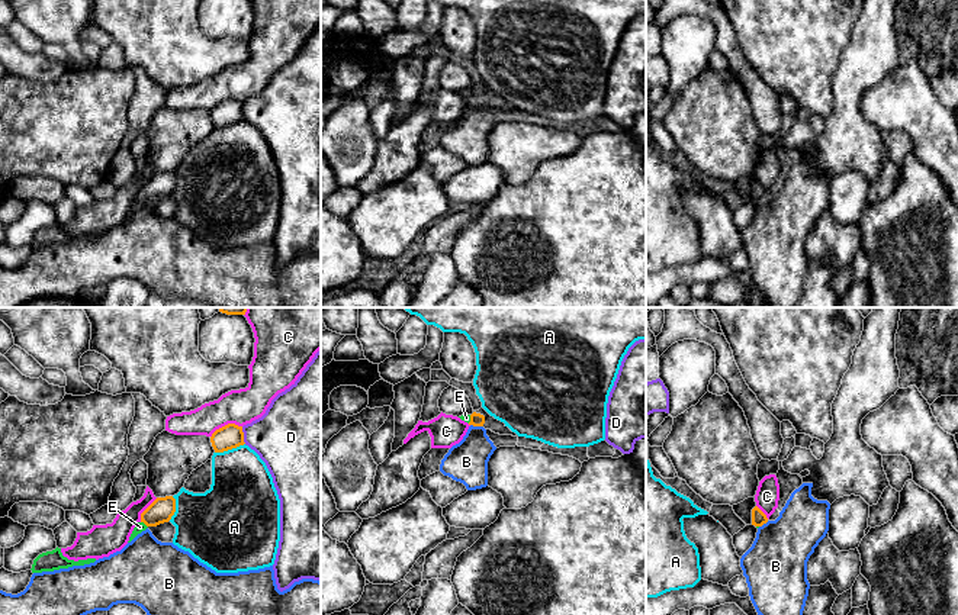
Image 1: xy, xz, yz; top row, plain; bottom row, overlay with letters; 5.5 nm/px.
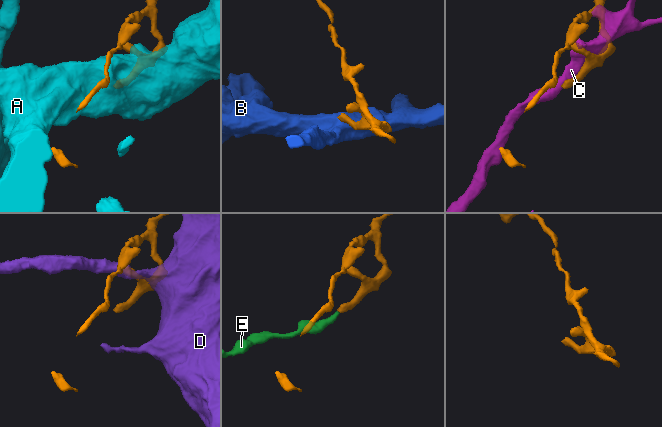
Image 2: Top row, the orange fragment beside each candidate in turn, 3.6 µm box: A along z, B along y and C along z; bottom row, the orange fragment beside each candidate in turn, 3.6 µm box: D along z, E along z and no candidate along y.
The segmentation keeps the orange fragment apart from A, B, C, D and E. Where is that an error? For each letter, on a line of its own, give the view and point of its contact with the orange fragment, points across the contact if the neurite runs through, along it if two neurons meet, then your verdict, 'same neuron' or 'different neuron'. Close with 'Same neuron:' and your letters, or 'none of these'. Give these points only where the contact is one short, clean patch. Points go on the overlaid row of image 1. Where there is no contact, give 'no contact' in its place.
A: meets orange in xy at (230, 448); different neuron
B: meets orange in xz at (476, 425); border along xz (471, 424), (482, 427); different neuron
C: meets orange in xy at (225, 425); different neuron
D: meets orange in xy at (243, 435); different neuron
E: meets orange in xy at (144, 522); runs through xy (161, 509), (144, 522), (140, 527); same neuron
Same neuron: E

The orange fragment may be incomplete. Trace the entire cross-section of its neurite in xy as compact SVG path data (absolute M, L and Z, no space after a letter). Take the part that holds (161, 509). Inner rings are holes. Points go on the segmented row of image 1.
M173 496L157 498L142 513L141 521L135 525L129 541L131 542L138 534L145 531L148 527L157 527L168 522L176 512L176 499Z

